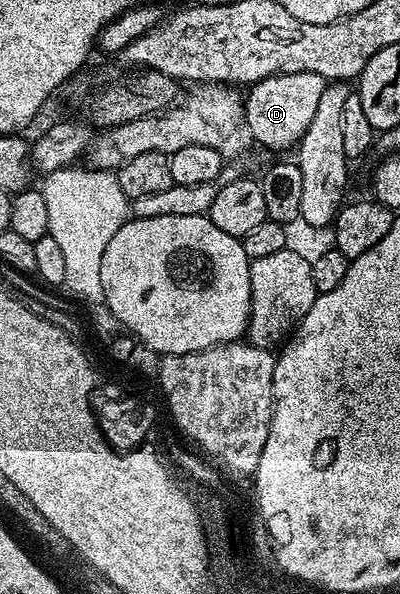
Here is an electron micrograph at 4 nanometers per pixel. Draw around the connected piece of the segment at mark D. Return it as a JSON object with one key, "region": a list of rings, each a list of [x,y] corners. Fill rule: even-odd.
{"region":[[[283,73],[252,84],[248,88],[249,95],[247,91],[243,99],[244,130],[249,130],[250,137],[261,147],[270,147],[273,151],[296,148],[315,117],[315,108],[319,106],[319,97],[323,97],[326,82],[319,73]]]}

